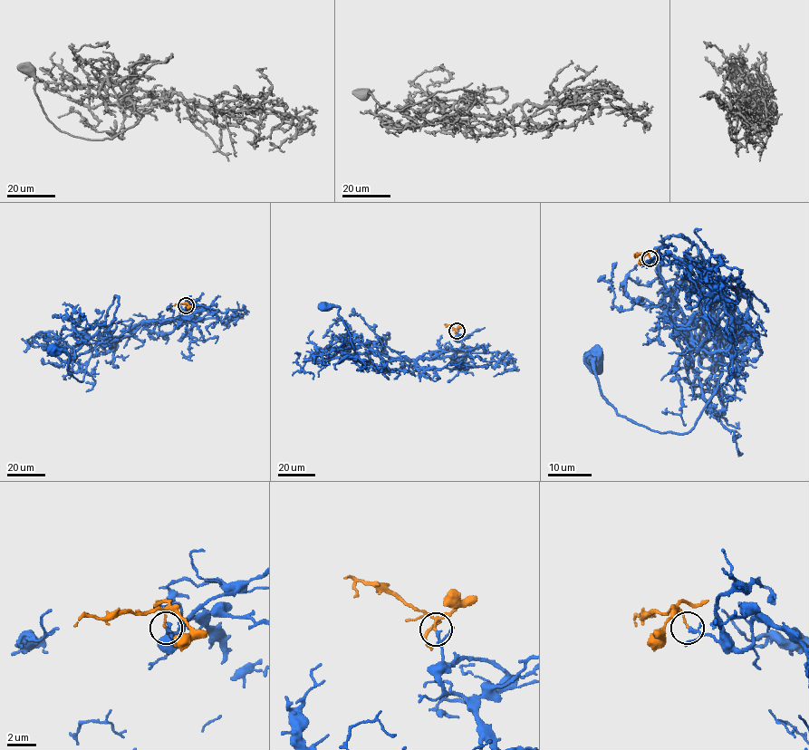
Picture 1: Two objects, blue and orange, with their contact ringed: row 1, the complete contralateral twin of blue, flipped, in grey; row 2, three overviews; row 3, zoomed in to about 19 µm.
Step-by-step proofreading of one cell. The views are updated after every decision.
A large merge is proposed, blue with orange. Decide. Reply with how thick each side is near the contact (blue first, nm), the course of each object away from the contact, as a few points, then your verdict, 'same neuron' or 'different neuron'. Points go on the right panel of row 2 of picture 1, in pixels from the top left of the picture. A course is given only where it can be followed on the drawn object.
170 nm thick on the blue side, 120 nm on the other; blue runs (650, 258), (717, 294), (697, 349), (690, 329), (718, 334), (715, 394), (657, 432), (592, 360); orange runs (650, 258), (646, 253), (638, 254), (635, 258); different neuron

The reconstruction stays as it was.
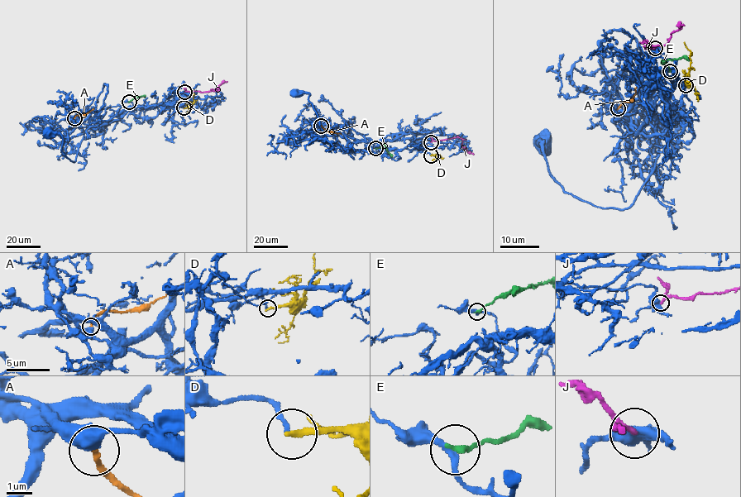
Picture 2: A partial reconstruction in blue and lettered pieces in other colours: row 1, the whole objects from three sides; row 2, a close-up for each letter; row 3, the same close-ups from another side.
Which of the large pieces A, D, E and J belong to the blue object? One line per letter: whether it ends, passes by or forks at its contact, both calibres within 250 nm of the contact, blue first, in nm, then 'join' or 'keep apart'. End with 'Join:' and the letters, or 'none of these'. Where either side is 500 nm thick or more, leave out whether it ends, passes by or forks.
A: 550 nm thick on the blue side, 200 nm on the other; join
D: it ends there; 150 nm thick on the blue side, 260 nm on the other; keep apart
E: it ends there; 240 nm thick on the blue side, 240 nm on the other; keep apart
J: it passes by; 440 nm thick on the blue side, 160 nm on the other; keep apart
Join: A

